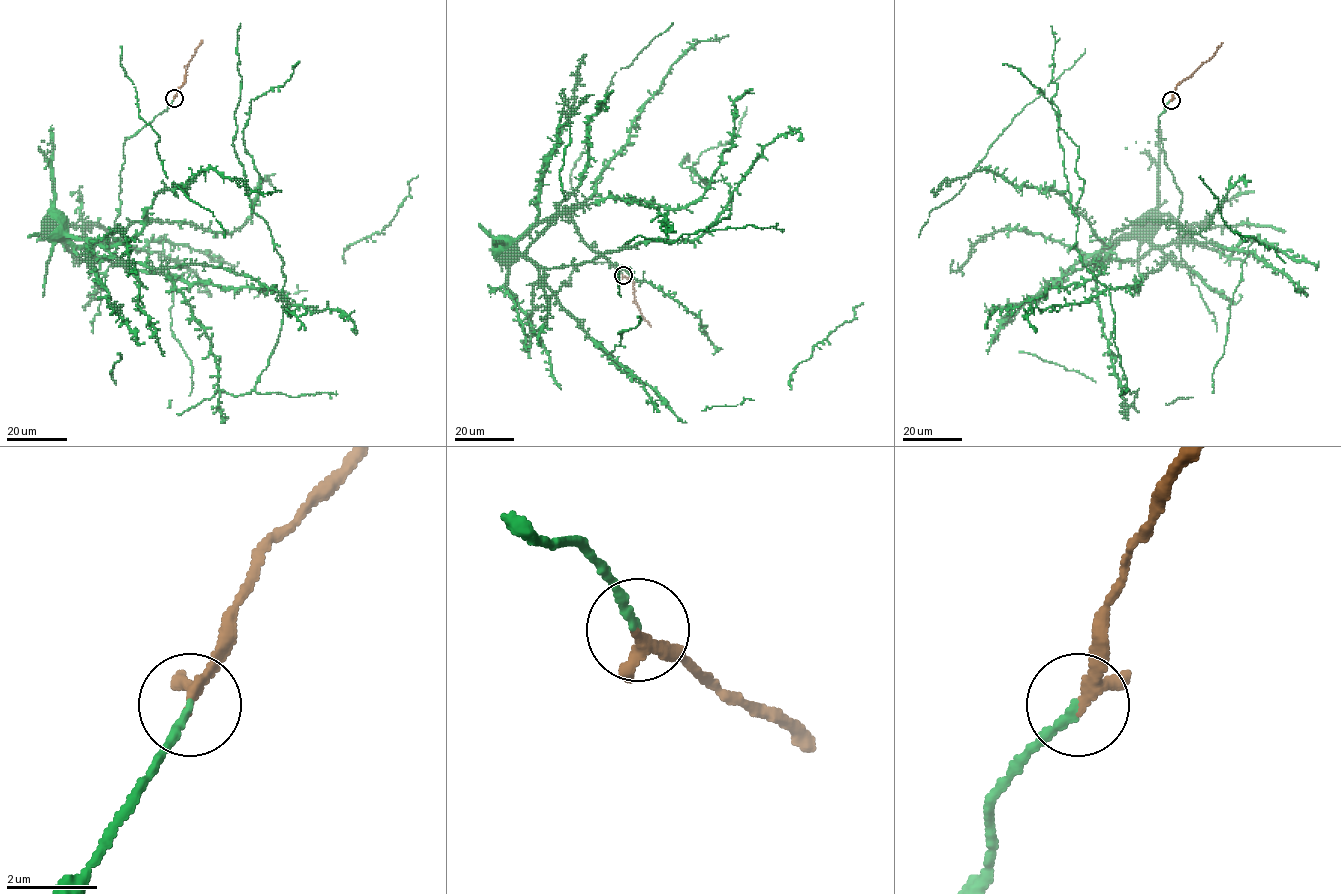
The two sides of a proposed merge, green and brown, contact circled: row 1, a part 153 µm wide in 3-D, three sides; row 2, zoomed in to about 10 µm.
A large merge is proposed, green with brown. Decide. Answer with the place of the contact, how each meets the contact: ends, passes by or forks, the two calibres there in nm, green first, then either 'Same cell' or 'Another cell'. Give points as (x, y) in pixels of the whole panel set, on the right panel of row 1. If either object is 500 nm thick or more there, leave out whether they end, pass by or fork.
Place: (1171, 100). At the ring green ends. At the ring brown passes by. Thickness 180 nm (green) against 200 nm. Same cell

